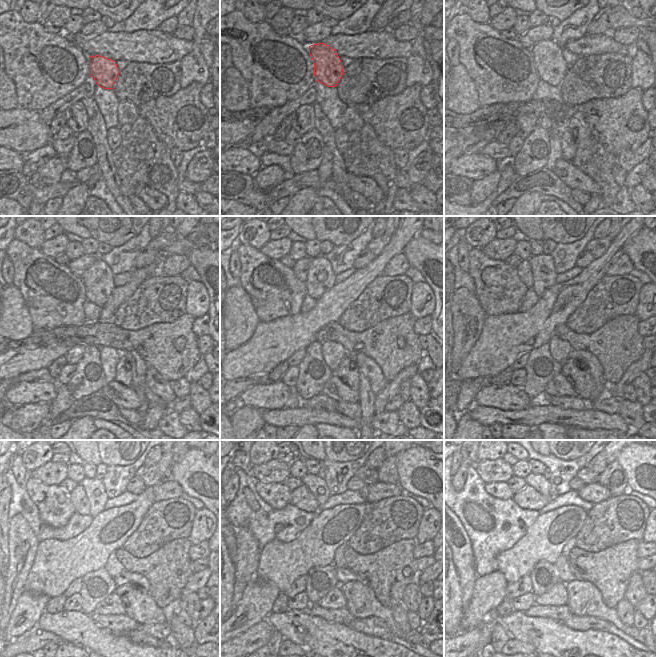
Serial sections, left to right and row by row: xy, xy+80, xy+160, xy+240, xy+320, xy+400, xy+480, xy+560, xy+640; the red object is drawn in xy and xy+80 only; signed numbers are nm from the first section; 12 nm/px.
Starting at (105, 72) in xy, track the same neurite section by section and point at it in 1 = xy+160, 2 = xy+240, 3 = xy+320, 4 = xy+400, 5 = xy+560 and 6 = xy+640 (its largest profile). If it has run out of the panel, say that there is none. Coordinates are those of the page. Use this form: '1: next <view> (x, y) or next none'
1: next xy+160 (547, 54)
2: next xy+240 (98, 280)
3: next xy+320 (320, 277)
4: next xy+400 (542, 266)
5: next xy+560 (317, 486)
6: next xy+640 (542, 485)

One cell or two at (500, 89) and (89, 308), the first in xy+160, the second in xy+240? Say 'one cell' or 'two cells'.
two cells

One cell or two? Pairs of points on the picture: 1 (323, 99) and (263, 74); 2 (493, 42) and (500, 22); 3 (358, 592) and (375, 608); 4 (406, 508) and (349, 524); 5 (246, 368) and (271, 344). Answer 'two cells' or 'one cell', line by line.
1: two cells
2: two cells
3: one cell
4: two cells
5: one cell

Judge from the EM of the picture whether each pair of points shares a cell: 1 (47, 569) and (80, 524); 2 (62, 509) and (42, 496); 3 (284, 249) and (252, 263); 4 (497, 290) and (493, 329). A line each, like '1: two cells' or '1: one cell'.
1: two cells
2: one cell
3: two cells
4: two cells

